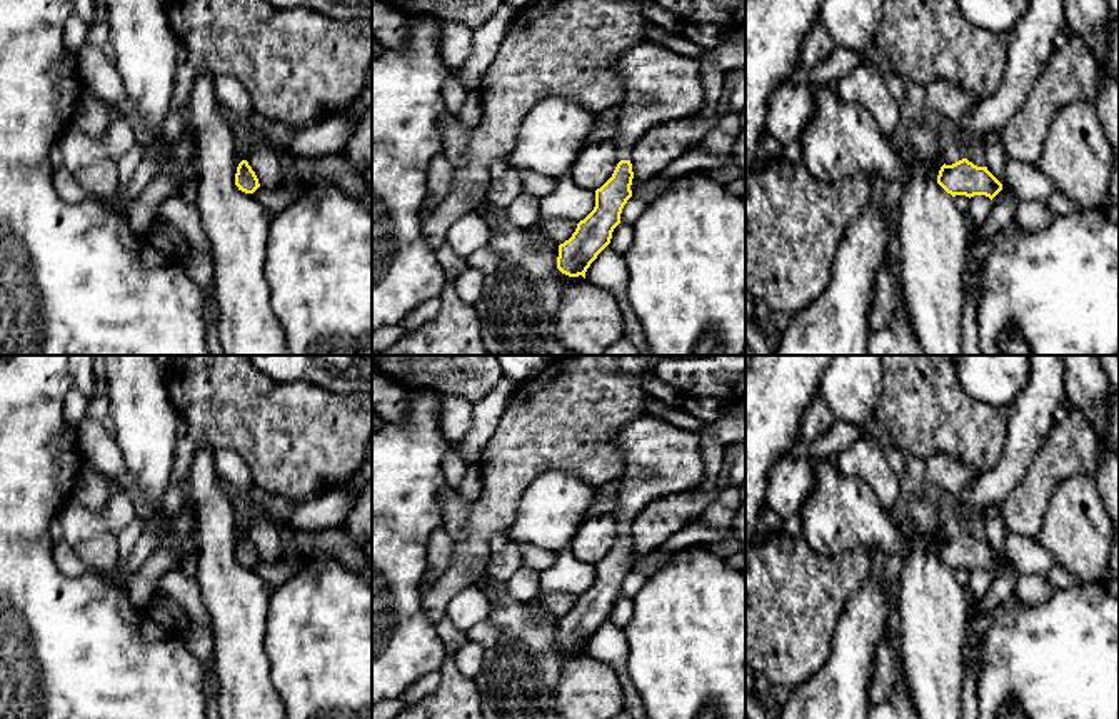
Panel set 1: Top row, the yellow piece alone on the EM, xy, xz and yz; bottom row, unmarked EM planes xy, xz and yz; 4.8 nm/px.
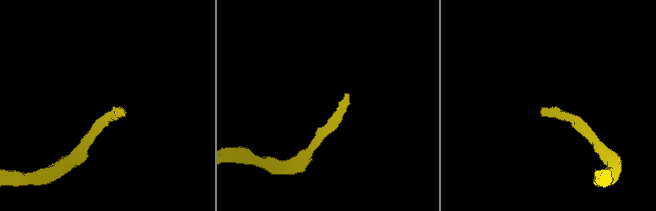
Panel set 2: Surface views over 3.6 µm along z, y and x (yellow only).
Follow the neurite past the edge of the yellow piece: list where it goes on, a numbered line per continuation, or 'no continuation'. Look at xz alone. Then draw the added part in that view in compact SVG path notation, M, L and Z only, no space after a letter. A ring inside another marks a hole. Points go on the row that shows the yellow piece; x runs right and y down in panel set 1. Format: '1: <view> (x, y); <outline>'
1: xz (662, 85); M655 42L627 48L617 60L625 82L617 133L610 138L620 160L629 160L637 140L654 125L692 118L704 107L702 62Z

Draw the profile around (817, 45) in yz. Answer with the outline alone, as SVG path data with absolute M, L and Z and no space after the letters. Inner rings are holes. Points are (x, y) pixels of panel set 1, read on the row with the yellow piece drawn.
M817 20L802 42L799 67L804 72L812 70L815 65L825 62L835 47L822 22Z

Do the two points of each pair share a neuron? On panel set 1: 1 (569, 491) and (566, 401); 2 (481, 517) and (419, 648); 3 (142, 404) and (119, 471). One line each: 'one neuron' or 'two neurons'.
1: two neurons
2: two neurons
3: two neurons

